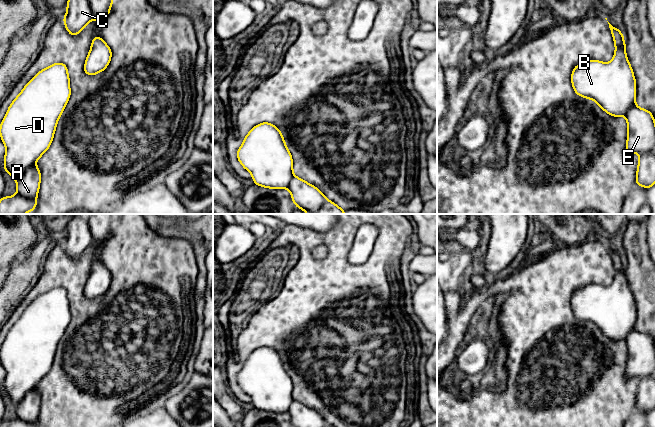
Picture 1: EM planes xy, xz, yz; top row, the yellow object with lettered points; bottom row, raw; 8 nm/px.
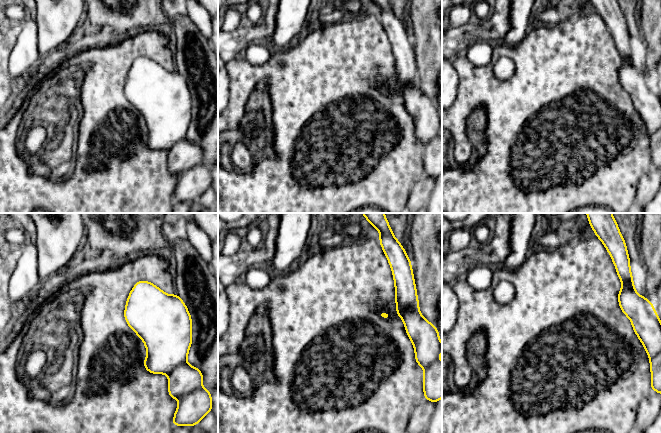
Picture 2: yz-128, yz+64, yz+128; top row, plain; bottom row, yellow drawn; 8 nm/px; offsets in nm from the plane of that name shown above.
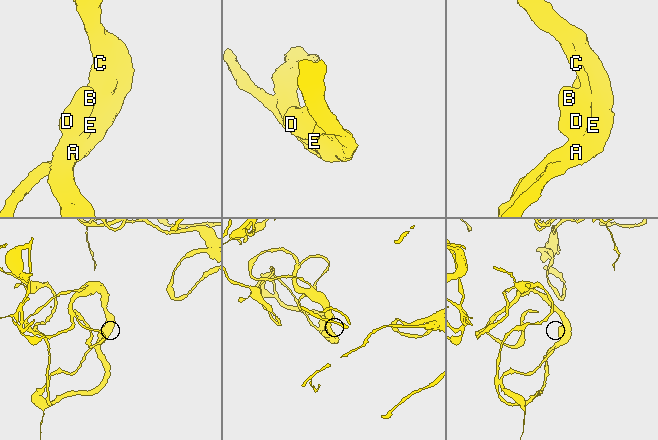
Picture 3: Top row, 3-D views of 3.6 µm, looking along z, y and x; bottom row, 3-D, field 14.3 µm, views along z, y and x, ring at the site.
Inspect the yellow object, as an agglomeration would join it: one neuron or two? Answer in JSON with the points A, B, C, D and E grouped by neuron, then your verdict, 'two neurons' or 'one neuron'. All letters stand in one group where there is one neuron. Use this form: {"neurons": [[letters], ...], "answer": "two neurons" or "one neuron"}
{"neurons": [["A", "B", "C", "D", "E"]], "answer": "one neuron"}

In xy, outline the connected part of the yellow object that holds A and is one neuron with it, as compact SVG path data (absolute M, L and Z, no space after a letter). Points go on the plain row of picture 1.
M59 286L39 295L10 328L0 349L0 361L6 371L3 392L17 405L17 418L3 420L0 427L37 427L41 397L35 386L50 371L70 319L68 292Z

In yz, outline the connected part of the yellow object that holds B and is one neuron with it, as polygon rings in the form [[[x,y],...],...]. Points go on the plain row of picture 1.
[[[609,246],[608,248],[615,267],[613,283],[609,287],[590,284],[576,289],[571,298],[572,311],[577,319],[595,325],[609,339],[626,342],[626,376],[640,379],[635,409],[649,413],[655,408],[655,344],[649,334],[639,332],[635,327],[636,304],[626,279],[623,257]]]

